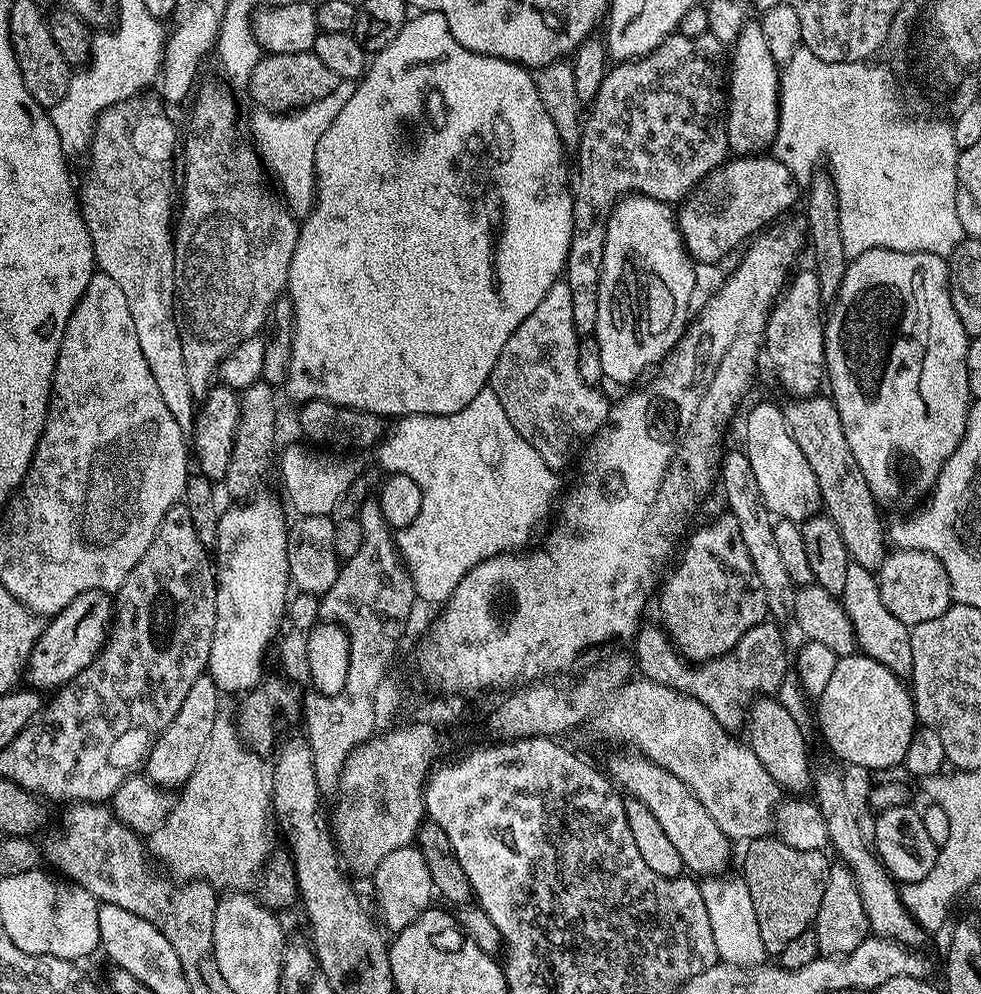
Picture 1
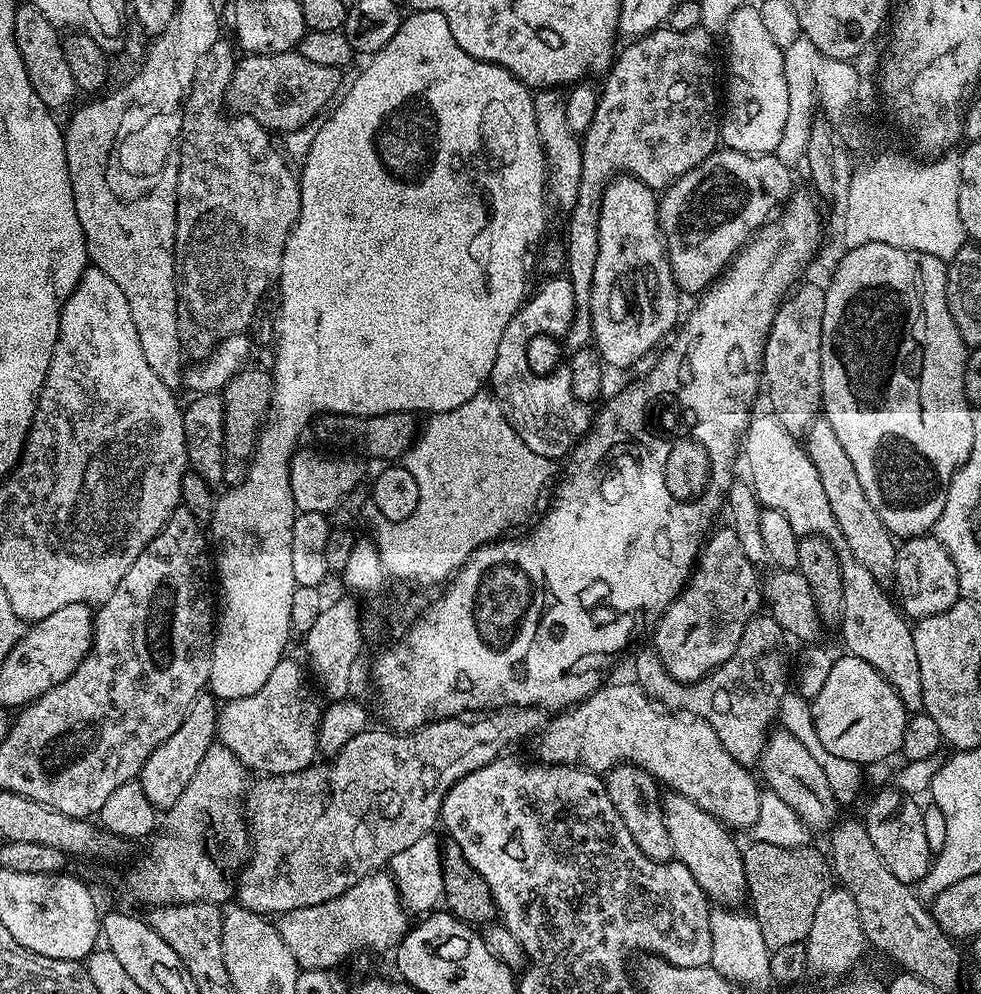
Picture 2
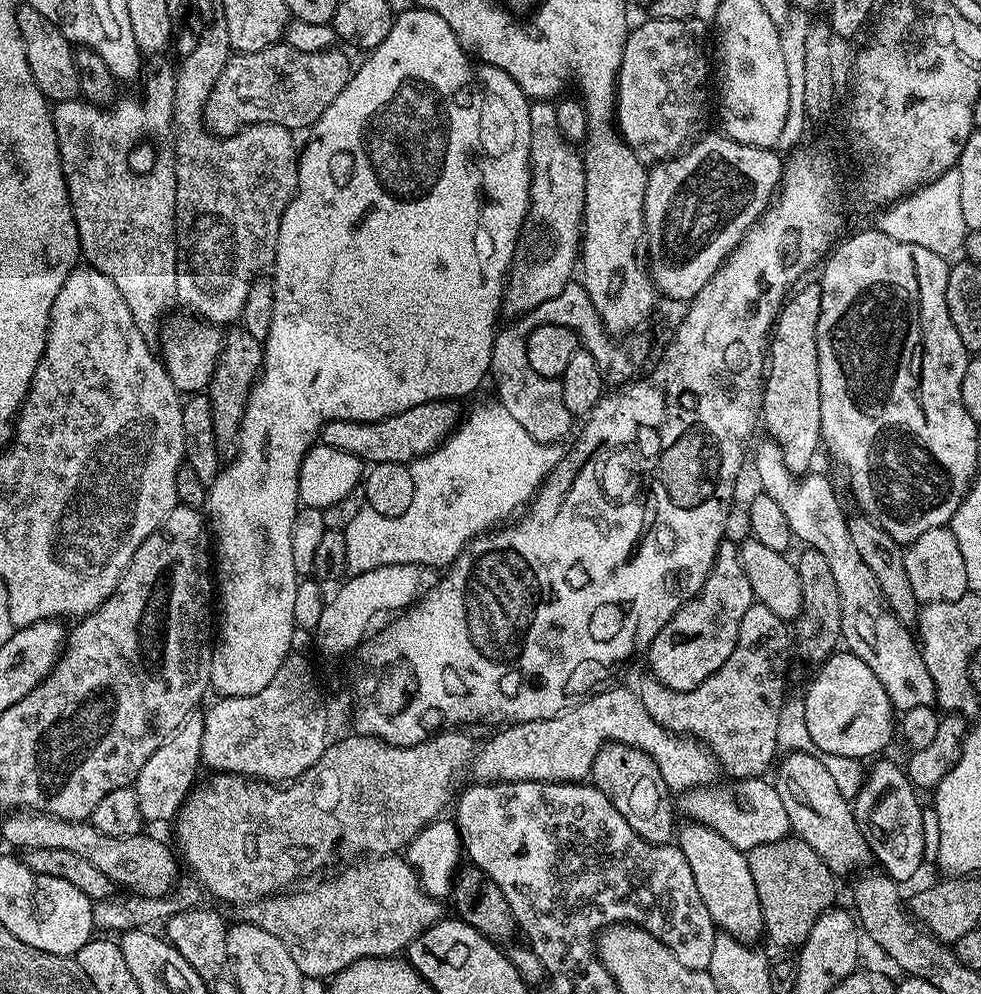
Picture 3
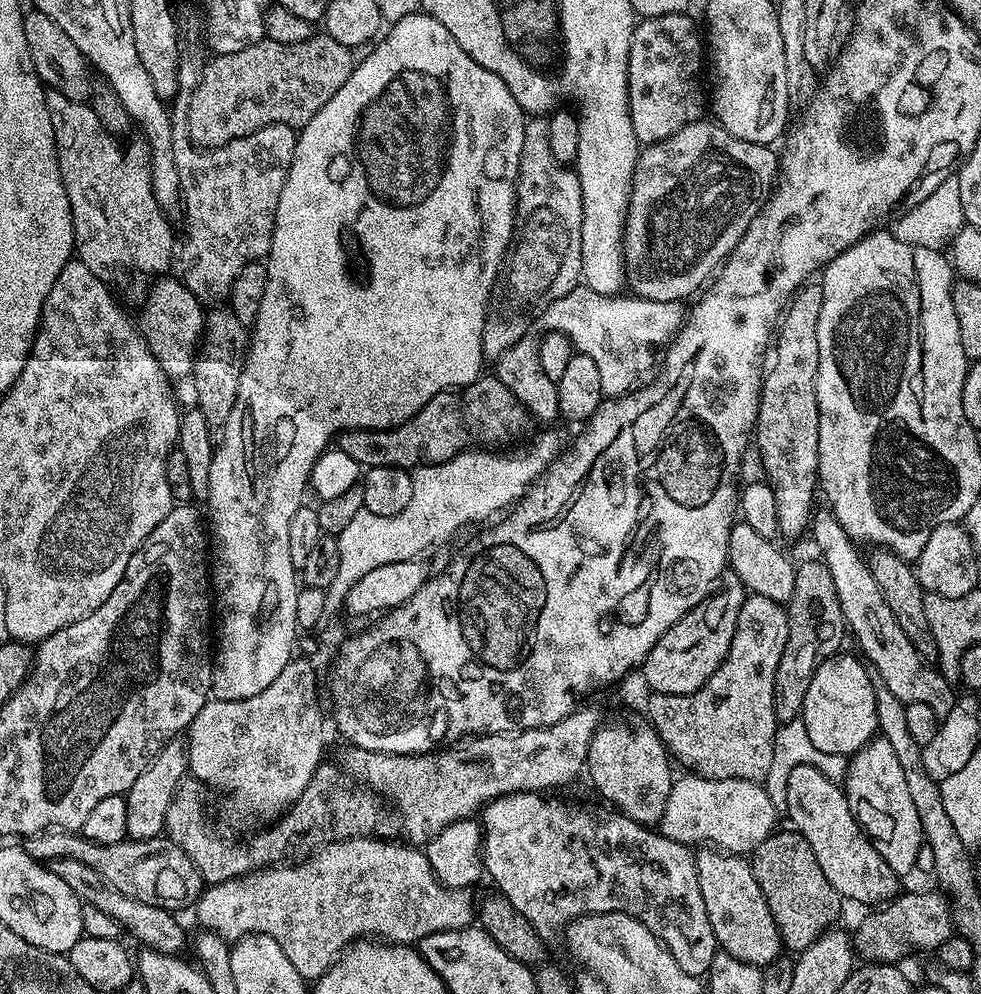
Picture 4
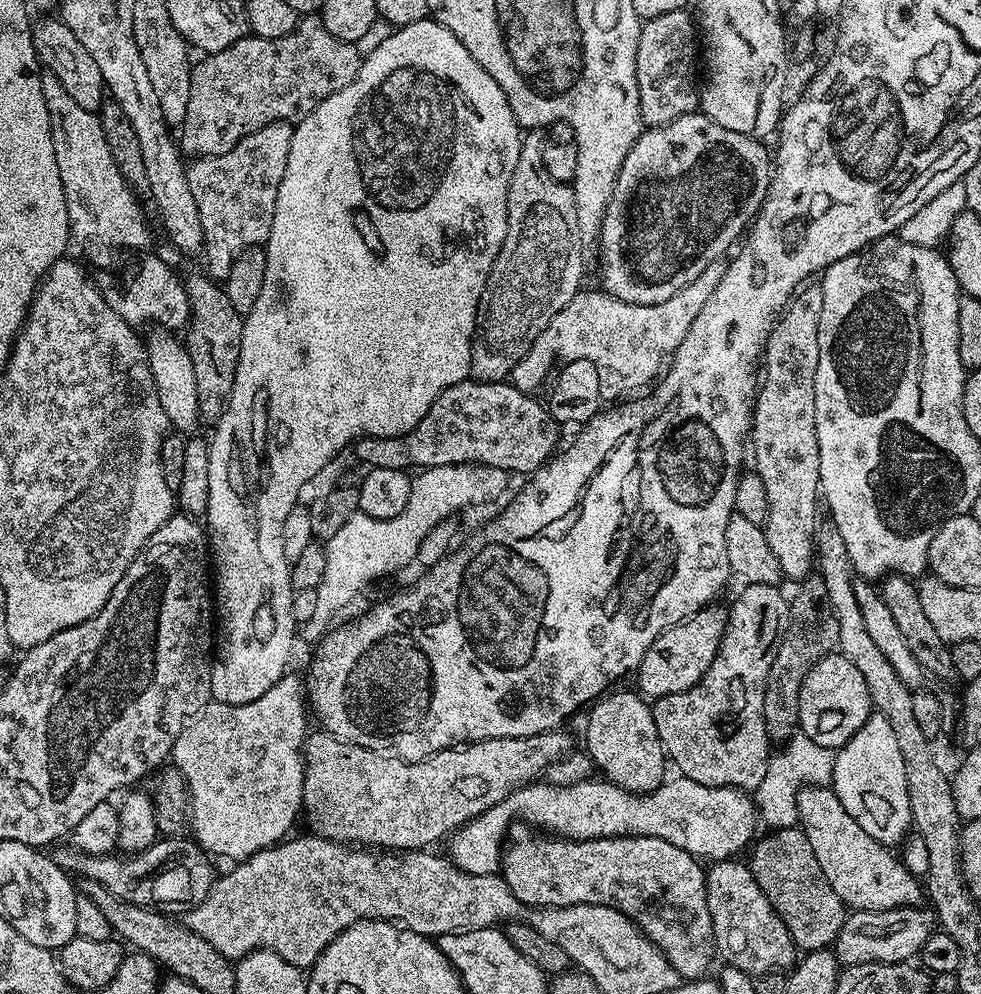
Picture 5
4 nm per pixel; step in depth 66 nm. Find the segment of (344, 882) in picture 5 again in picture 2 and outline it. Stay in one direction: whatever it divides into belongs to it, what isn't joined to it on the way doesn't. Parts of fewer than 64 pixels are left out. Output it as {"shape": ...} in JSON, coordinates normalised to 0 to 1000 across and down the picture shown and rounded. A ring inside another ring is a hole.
{"shape":[[[388,875],[379,877],[361,891],[354,893],[348,901],[343,901],[330,909],[321,909],[288,919],[284,923],[283,933],[286,944],[292,948],[296,960],[300,960],[302,969],[307,975],[339,976],[338,974],[345,973],[350,966],[357,965],[362,958],[391,958],[394,954],[396,957],[403,955],[405,950],[412,947],[412,941],[418,933],[418,922],[412,912],[412,906],[408,904],[408,896],[404,894],[399,880]]]}

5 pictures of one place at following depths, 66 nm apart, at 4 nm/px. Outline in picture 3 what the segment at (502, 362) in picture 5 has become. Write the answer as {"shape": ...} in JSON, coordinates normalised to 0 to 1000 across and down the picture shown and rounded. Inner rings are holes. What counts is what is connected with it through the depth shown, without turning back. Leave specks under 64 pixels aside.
{"shape":[[[547,101],[539,104],[540,115],[540,203],[538,219],[530,242],[526,245],[526,255],[522,258],[522,268],[518,271],[518,281],[514,287],[512,314],[515,319],[529,320],[535,314],[555,310],[558,302],[567,302],[575,289],[584,281],[583,273],[588,273],[589,259],[593,254],[593,222],[595,220],[595,200],[597,199],[597,175],[595,158],[584,146],[573,139],[569,131],[567,105],[563,101]]]}

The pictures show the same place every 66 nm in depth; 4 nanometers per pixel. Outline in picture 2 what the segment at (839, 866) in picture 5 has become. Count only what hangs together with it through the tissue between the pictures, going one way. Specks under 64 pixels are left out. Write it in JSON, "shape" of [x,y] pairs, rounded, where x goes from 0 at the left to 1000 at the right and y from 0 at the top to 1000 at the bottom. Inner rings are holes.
{"shape":[[[795,730],[784,735],[783,744],[779,747],[773,766],[774,773],[777,785],[779,780],[778,788],[789,799],[793,799],[793,803],[797,803],[797,807],[801,807],[801,811],[805,811],[805,815],[809,815],[825,834],[832,835],[840,832],[843,834],[853,824],[853,798],[848,795],[843,785],[842,777],[836,770],[836,762],[831,761],[818,746],[813,746],[799,731]]]}

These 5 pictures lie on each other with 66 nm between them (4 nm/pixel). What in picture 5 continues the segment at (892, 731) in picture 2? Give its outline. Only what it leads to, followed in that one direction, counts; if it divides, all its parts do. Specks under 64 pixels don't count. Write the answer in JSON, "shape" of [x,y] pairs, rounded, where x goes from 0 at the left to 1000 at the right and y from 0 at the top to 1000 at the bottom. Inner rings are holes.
{"shape":[[[855,658],[839,660],[826,678],[822,678],[822,686],[818,686],[818,694],[813,698],[814,735],[835,751],[849,755],[869,742],[890,715],[887,694],[883,694],[883,682],[879,682],[871,666]]]}

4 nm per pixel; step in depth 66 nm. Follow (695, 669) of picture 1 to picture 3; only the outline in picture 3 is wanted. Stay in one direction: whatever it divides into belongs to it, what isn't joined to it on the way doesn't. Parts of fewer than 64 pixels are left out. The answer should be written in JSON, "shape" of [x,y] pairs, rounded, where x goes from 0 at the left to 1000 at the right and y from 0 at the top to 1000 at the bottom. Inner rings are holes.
{"shape":[[[768,606],[765,614],[760,614],[760,622],[756,622],[748,658],[744,658],[744,662],[740,662],[740,666],[736,666],[736,670],[724,678],[716,690],[702,696],[692,696],[683,694],[683,690],[675,690],[675,686],[657,682],[650,691],[650,699],[663,722],[667,722],[671,730],[694,740],[704,740],[719,748],[729,761],[731,770],[750,781],[751,786],[775,783],[780,780],[779,776],[783,772],[783,776],[788,772],[793,761],[793,718],[801,703],[799,671],[803,668],[803,656],[805,660],[804,629],[781,610]]]}

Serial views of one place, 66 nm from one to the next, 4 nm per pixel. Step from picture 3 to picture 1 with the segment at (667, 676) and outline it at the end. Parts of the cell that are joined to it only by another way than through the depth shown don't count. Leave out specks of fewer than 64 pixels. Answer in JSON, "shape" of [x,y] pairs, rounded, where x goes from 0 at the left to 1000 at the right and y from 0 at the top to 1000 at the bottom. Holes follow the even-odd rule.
{"shape":[[[744,517],[737,518],[716,528],[705,540],[700,540],[701,548],[698,549],[697,556],[696,551],[692,556],[693,568],[680,576],[671,596],[673,616],[677,619],[675,631],[689,655],[702,666],[727,664],[729,660],[740,658],[750,649],[752,642],[760,638],[760,634],[780,627],[784,619],[777,586],[773,586],[773,577],[769,573],[769,565],[765,565],[765,557],[760,557],[756,533],[752,533],[752,521]]]}

